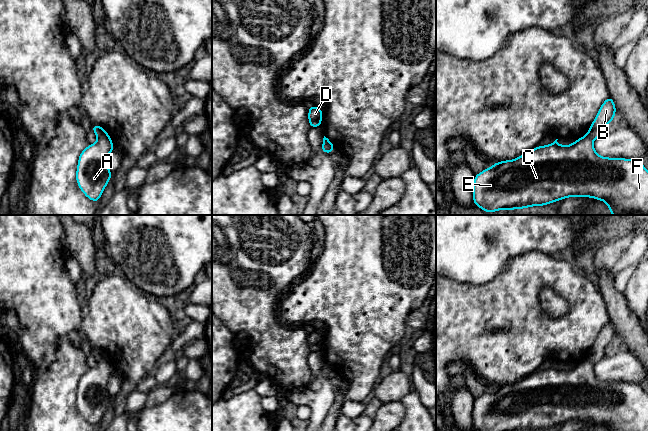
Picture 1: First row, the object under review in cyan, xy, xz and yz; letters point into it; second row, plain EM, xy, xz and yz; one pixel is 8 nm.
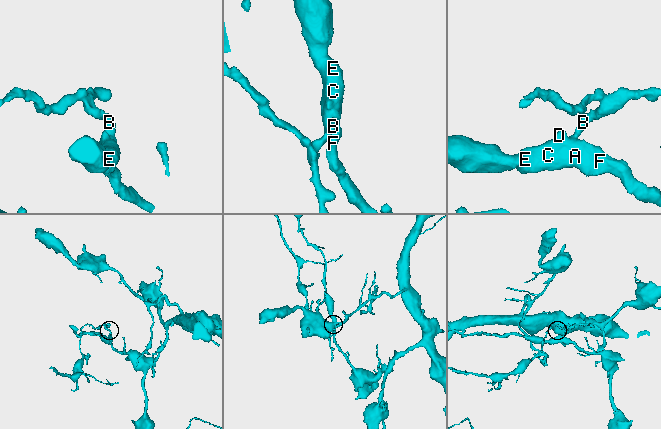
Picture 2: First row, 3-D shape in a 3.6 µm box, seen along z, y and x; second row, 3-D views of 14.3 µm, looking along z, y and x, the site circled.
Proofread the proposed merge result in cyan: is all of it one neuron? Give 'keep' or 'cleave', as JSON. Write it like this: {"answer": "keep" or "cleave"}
{"answer": "cleave"}

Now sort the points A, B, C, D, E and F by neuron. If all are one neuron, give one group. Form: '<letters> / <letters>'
A C D E F / B

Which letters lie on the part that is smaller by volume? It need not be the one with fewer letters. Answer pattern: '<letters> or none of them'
B

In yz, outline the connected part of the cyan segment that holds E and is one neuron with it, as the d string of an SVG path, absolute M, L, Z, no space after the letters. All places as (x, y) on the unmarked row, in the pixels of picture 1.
M588 359L578 362L571 369L559 369L556 363L549 369L537 370L531 375L513 383L504 384L501 386L493 387L490 392L487 392L474 400L473 407L473 427L478 431L540 431L554 427L558 424L564 424L568 421L578 420L581 422L592 421L596 424L604 425L608 431L648 431L648 394L644 391L638 383L626 383L626 382L609 382L599 380L593 369L593 363Z

